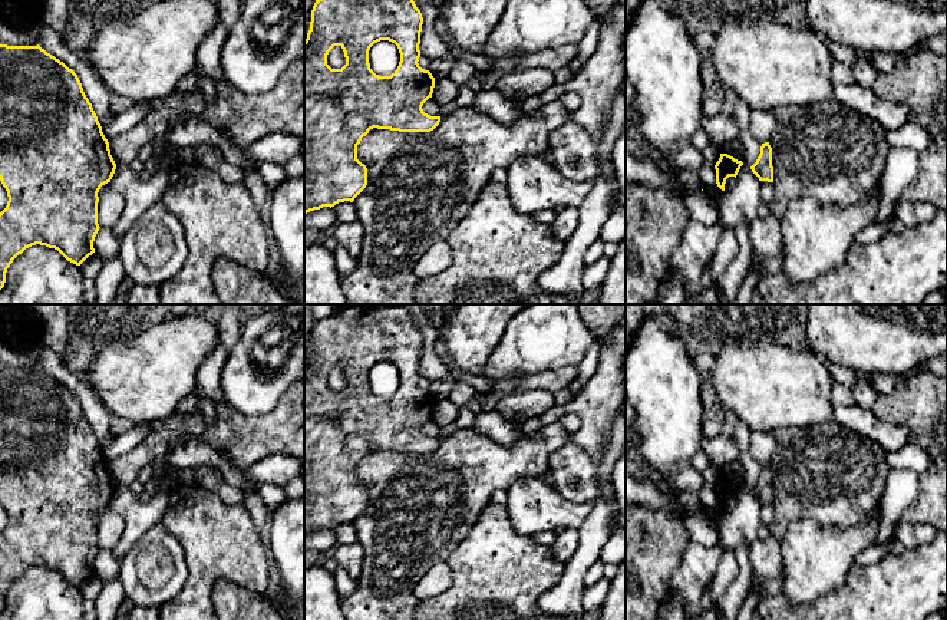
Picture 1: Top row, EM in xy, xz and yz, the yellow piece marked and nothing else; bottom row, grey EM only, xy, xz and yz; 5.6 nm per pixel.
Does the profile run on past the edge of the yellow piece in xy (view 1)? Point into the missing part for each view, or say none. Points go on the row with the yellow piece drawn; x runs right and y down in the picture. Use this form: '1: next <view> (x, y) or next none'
1: next none

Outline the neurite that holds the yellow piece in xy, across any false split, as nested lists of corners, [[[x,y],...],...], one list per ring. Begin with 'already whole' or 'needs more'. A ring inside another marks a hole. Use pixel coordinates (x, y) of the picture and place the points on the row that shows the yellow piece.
already whole; [[[0,44],[0,181],[9,197],[0,212],[0,290],[13,260],[32,245],[55,248],[76,266],[95,253],[93,241],[100,228],[98,192],[110,182],[115,169],[109,142],[77,75],[39,44]]]

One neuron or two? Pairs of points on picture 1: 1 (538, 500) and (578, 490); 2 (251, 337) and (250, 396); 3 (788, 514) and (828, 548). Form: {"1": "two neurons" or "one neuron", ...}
{"1": "two neurons", "2": "one neuron", "3": "two neurons"}

